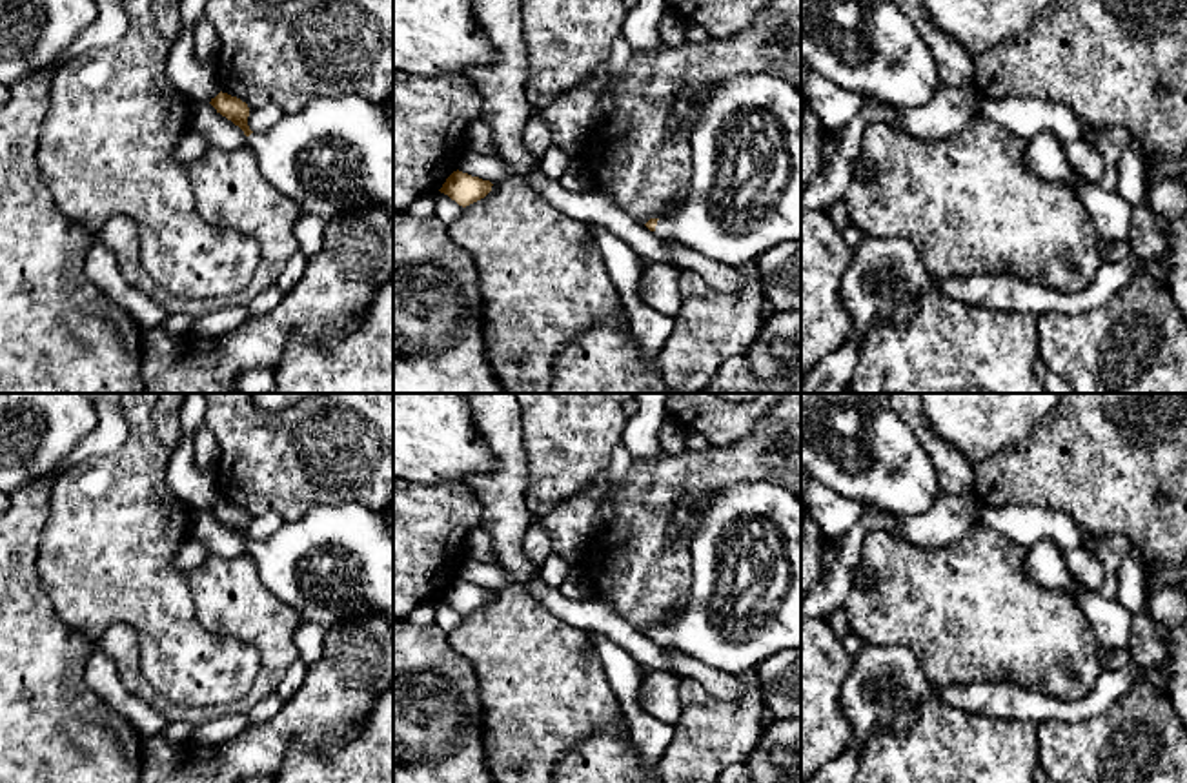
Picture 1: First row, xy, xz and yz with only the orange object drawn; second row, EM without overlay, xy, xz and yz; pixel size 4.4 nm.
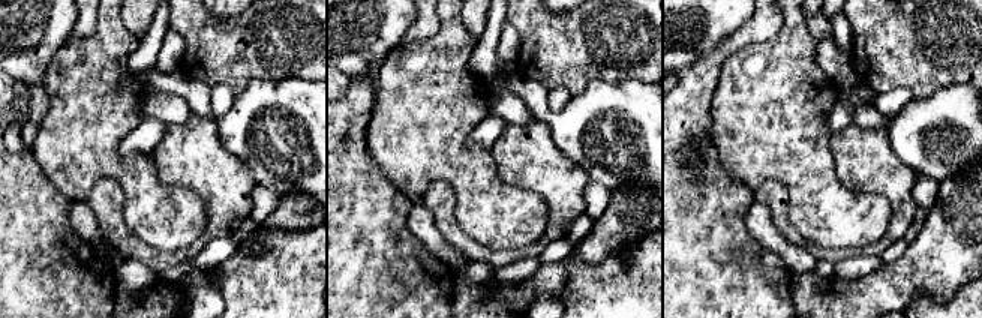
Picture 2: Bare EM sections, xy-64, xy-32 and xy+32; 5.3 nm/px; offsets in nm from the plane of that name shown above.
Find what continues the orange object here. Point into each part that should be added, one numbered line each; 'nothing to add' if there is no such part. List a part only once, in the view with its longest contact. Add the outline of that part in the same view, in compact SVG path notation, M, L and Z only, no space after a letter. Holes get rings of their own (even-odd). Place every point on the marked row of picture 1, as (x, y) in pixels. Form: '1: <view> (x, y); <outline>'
1: xz (745, 193); M770 73L719 82L699 107L690 133L690 193L675 219L659 219L655 235L732 268L774 246L801 240L801 91Z

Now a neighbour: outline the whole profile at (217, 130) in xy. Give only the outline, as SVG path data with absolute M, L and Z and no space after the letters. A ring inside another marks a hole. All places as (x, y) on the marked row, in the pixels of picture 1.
M193 102L189 131L200 133L209 142L209 147L222 151L249 146L244 131L208 102Z

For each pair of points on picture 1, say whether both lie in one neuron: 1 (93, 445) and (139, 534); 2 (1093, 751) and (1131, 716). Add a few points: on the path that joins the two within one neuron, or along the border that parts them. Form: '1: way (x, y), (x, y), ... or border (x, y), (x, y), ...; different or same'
1: border (130, 425), (115, 450), (88, 456), (60, 474); different
2: way (1102, 745), (1122, 725); same

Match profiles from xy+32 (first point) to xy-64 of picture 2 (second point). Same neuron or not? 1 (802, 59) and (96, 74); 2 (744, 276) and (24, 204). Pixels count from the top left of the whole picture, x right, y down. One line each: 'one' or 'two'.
1: one
2: one

